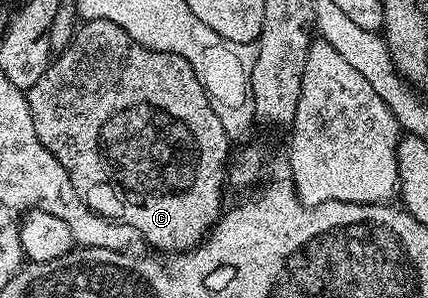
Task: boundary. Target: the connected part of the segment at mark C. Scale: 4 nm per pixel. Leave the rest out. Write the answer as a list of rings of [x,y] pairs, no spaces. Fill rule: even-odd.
[[[93,18],[82,23],[83,27],[74,31],[71,43],[52,61],[46,72],[33,84],[31,90],[26,91],[27,103],[33,116],[33,128],[37,132],[37,140],[57,156],[61,168],[69,172],[69,180],[73,180],[73,188],[77,188],[77,196],[89,204],[93,212],[114,222],[129,224],[129,228],[137,228],[144,243],[159,252],[182,252],[198,246],[211,232],[211,227],[219,221],[224,213],[223,182],[225,186],[225,171],[228,169],[229,153],[227,149],[233,146],[225,128],[221,128],[221,120],[217,120],[217,112],[213,112],[213,102],[205,92],[197,72],[193,72],[193,64],[185,60],[185,56],[177,56],[173,52],[164,50],[150,50],[142,46],[125,28],[113,24],[109,20]]]

